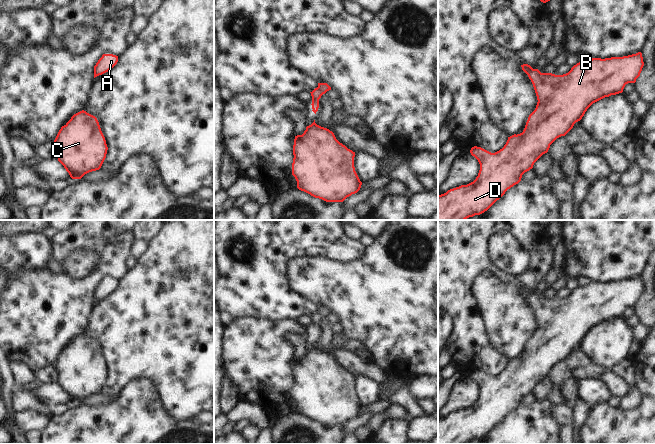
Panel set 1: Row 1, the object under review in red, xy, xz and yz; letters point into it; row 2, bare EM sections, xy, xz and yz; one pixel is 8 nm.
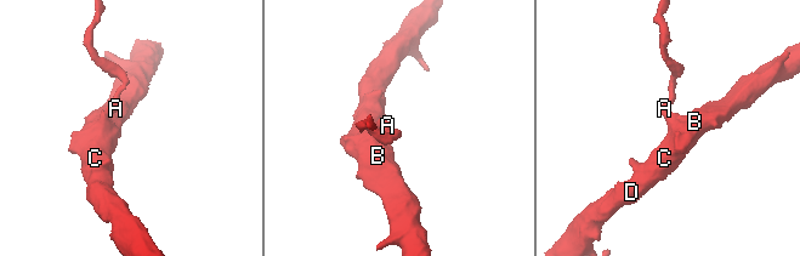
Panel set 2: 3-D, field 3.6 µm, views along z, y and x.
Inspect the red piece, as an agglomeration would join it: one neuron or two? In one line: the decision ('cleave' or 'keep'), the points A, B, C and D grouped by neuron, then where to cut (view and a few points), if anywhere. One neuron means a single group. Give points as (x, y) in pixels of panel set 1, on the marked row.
keep; groups A B C D; cut none

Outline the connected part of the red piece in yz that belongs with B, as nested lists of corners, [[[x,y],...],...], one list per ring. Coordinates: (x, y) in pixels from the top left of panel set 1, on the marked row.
[[[642,53],[611,58],[592,58],[577,63],[563,75],[541,73],[528,64],[521,65],[531,80],[537,105],[529,115],[522,133],[508,137],[504,147],[491,153],[474,146],[470,153],[479,164],[476,179],[467,184],[438,195],[438,220],[466,220],[487,211],[505,192],[521,181],[522,175],[533,168],[534,163],[548,152],[550,145],[565,136],[582,119],[587,109],[595,102],[623,92],[628,83],[635,83],[644,66]]]

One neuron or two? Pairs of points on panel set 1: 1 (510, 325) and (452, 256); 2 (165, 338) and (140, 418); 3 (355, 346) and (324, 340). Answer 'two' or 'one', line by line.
1: two
2: two
3: two

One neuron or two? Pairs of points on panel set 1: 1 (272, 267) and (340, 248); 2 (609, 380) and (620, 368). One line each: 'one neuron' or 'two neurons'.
1: one neuron
2: two neurons

